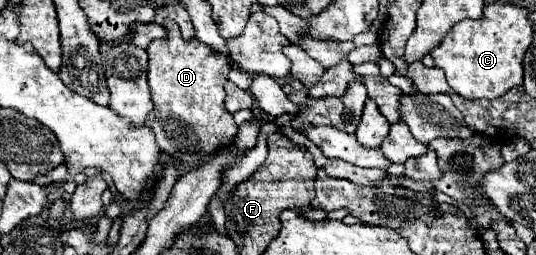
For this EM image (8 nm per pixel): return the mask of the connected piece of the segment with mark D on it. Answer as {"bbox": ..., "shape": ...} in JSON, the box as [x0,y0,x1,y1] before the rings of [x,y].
{"bbox":[147,20,237,168],"shape":[[[167,20],[167,40],[149,44],[149,88],[155,104],[147,126],[155,132],[159,148],[183,168],[199,168],[211,160],[223,144],[229,144],[237,134],[233,116],[225,110],[225,84],[229,62],[197,38],[185,42],[179,26]]]}

